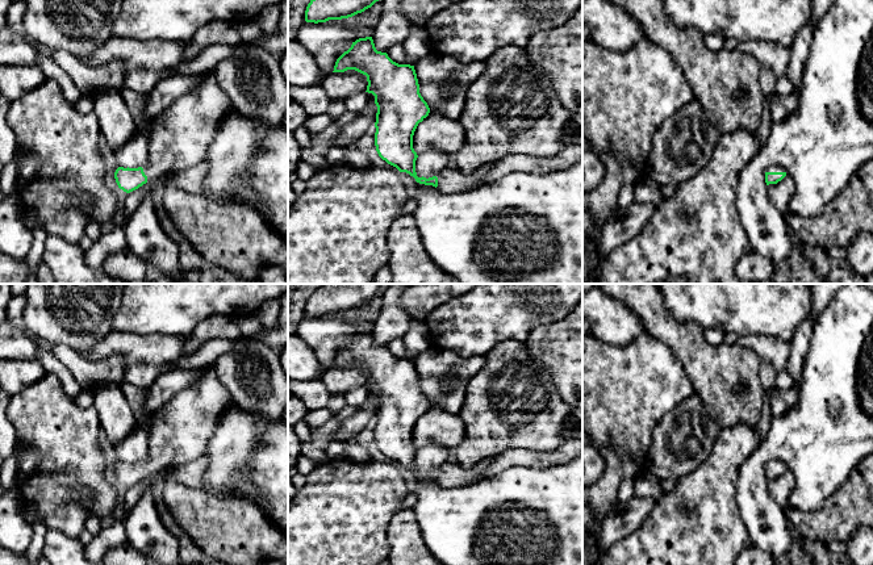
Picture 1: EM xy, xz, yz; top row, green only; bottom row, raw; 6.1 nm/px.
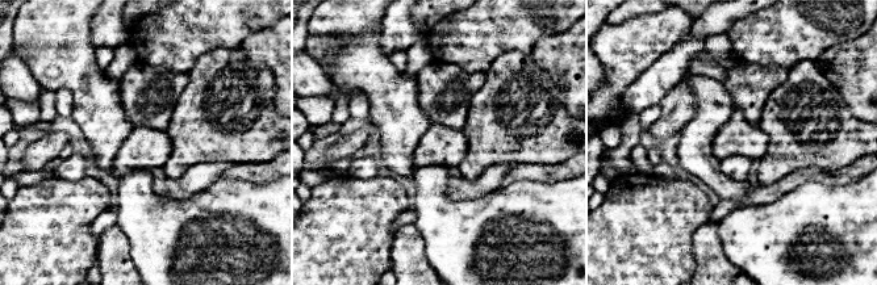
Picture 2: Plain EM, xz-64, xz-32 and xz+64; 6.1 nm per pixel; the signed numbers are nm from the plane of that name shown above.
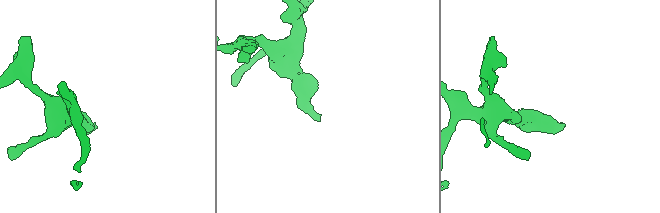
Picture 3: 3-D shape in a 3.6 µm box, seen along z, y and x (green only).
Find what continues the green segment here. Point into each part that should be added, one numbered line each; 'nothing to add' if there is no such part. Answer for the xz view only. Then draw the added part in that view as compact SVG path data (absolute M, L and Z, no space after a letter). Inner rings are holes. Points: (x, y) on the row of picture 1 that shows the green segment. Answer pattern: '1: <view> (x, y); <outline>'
1: xz (450, 180); M497 160L486 162L472 173L464 173L459 170L444 170L438 177L438 189L442 192L464 192L476 189L480 181L490 172Z

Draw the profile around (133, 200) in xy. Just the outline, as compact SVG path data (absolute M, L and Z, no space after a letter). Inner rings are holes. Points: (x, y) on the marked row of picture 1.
M151 180L139 187L138 189L128 193L125 198L125 210L128 214L131 214L137 210L141 202L146 198L150 198L154 189L159 185L158 180Z

